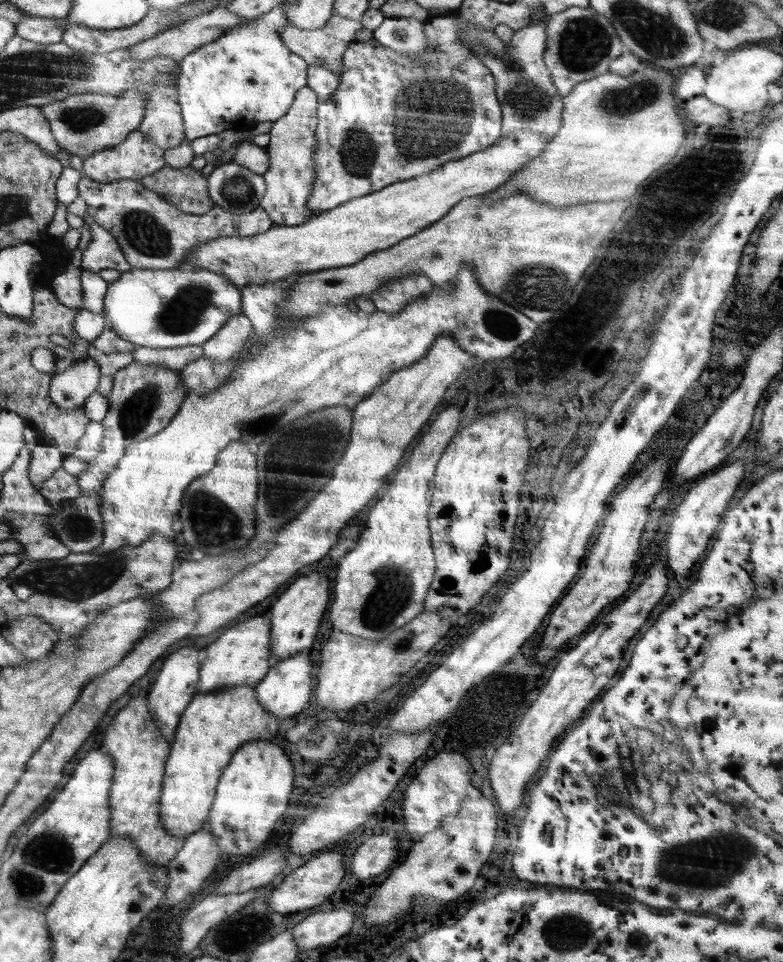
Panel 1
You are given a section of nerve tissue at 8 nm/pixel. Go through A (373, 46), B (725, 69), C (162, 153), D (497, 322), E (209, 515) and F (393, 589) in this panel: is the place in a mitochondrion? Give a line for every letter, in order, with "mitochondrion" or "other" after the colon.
A: other
B: other
C: other
D: mitochondrion
E: mitochondrion
F: mitochondrion

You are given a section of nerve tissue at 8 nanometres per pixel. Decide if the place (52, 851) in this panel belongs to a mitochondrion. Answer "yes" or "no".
yes

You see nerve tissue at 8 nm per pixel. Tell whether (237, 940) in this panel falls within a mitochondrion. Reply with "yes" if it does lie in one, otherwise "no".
no

